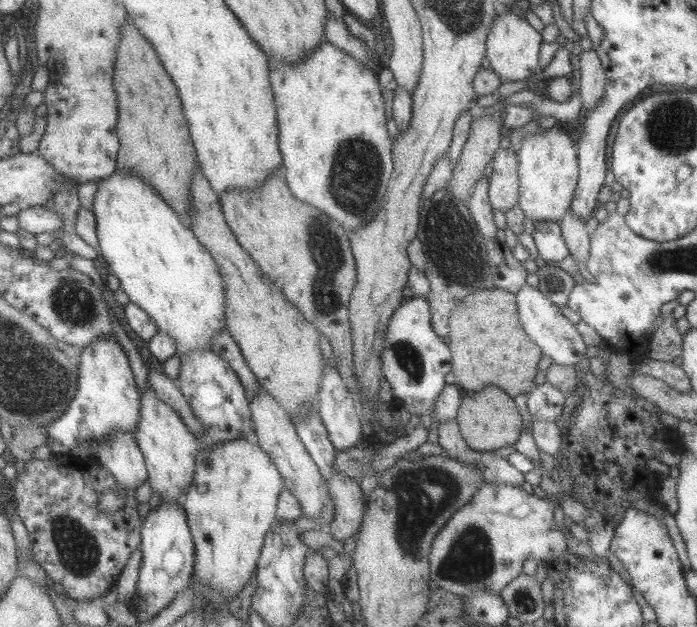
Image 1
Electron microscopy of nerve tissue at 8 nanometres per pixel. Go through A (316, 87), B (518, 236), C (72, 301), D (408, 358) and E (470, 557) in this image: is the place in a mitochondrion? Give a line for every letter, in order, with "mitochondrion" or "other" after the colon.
A: other
B: other
C: mitochondrion
D: mitochondrion
E: mitochondrion

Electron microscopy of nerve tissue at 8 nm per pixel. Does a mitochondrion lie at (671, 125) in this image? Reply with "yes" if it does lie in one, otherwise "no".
yes

